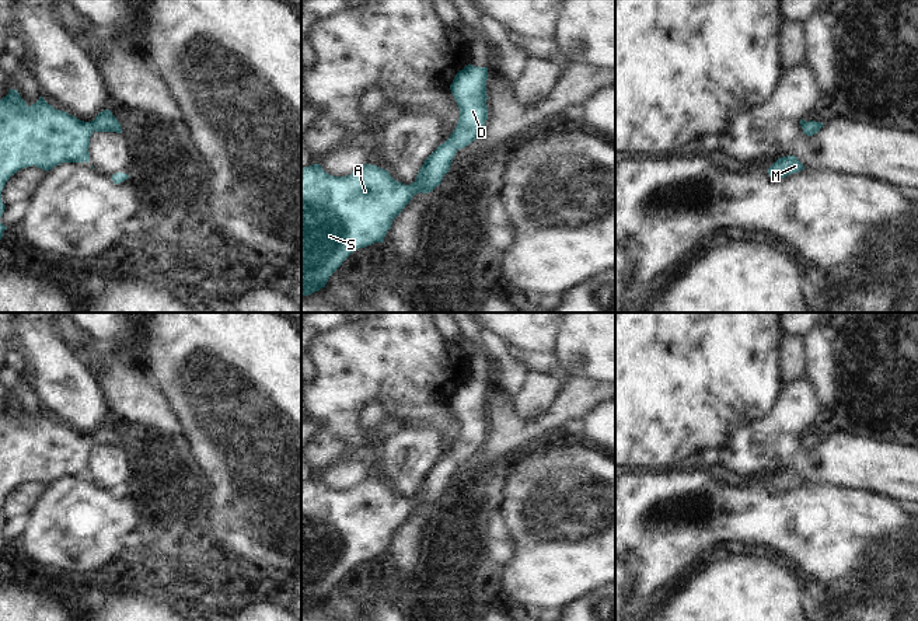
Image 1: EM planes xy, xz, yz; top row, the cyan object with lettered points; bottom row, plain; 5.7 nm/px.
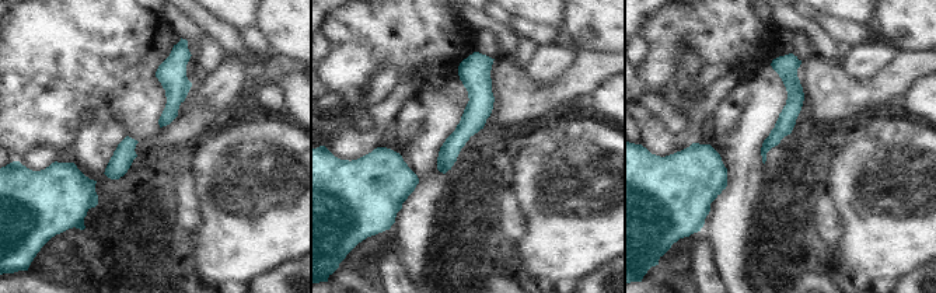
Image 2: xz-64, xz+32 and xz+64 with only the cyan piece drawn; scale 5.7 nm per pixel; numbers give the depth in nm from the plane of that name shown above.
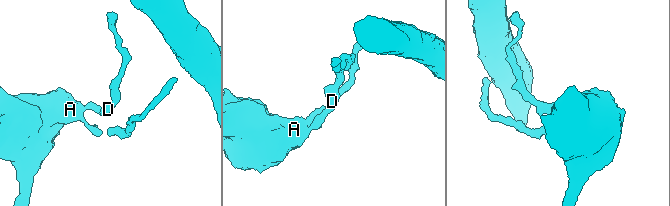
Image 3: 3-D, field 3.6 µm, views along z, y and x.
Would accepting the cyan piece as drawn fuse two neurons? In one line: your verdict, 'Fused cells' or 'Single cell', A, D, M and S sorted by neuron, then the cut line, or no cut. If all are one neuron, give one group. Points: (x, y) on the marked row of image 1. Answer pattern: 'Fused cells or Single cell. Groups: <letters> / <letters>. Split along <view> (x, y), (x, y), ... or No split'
Single cell. Groups: A D M S. No split

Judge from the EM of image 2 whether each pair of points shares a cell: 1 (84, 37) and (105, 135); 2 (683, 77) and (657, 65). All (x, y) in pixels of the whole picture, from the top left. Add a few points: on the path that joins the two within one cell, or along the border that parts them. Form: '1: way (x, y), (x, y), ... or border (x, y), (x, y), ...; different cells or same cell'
1: border (93, 108), (105, 108), (124, 131); different cells
2: border (698, 59), (685, 59), (663, 100); different cells

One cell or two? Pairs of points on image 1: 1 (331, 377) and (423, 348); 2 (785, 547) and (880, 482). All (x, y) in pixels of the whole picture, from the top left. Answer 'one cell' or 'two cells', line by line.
1: one cell
2: two cells

